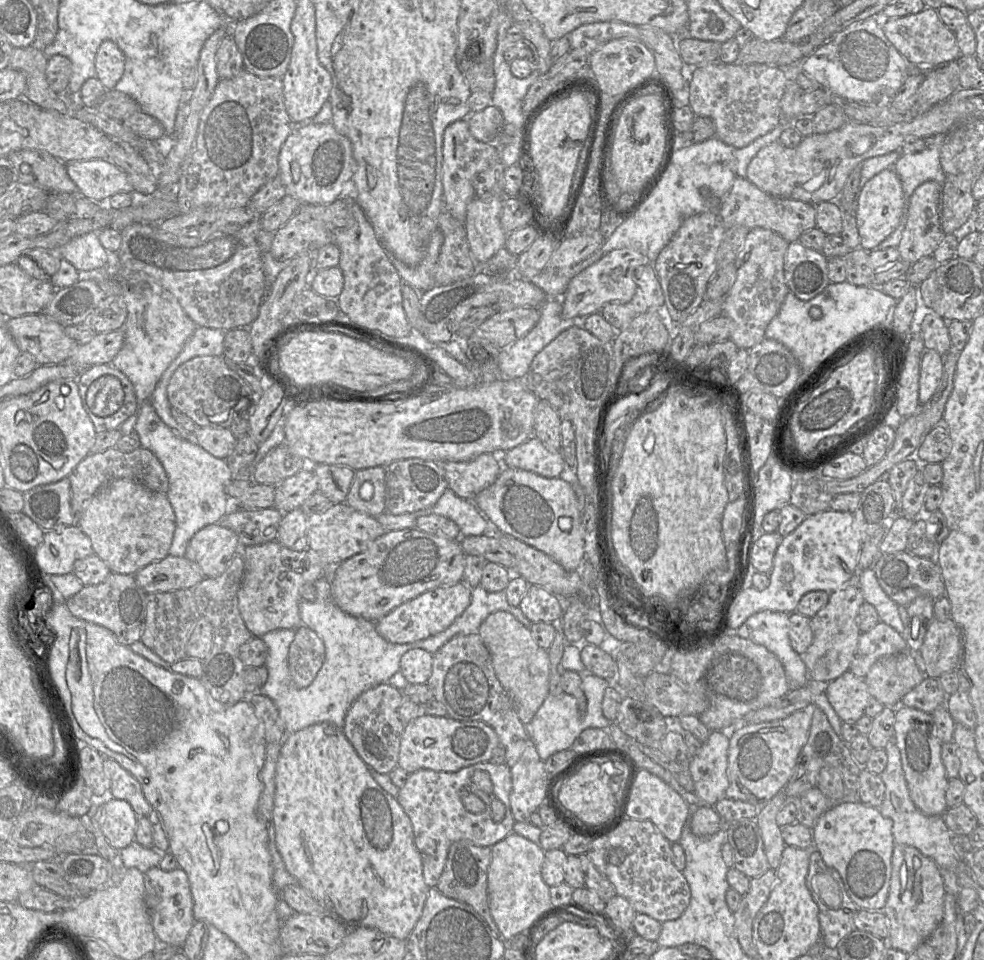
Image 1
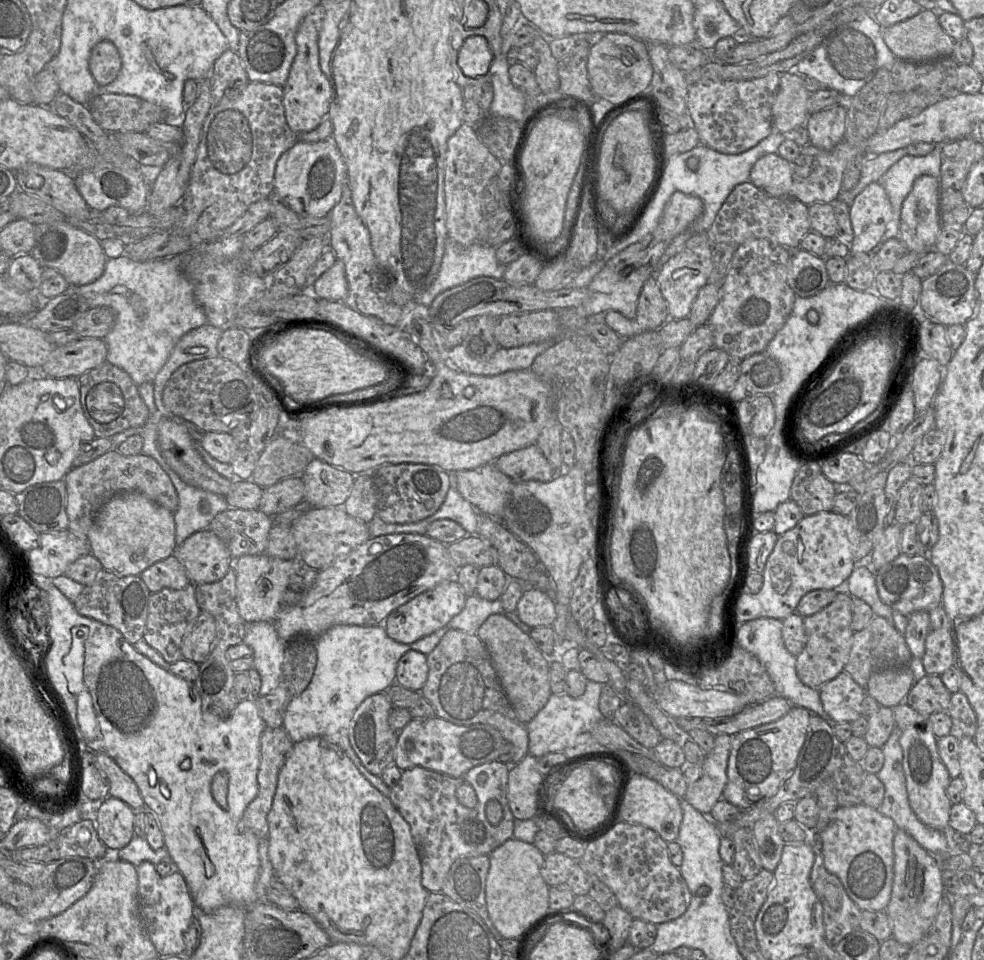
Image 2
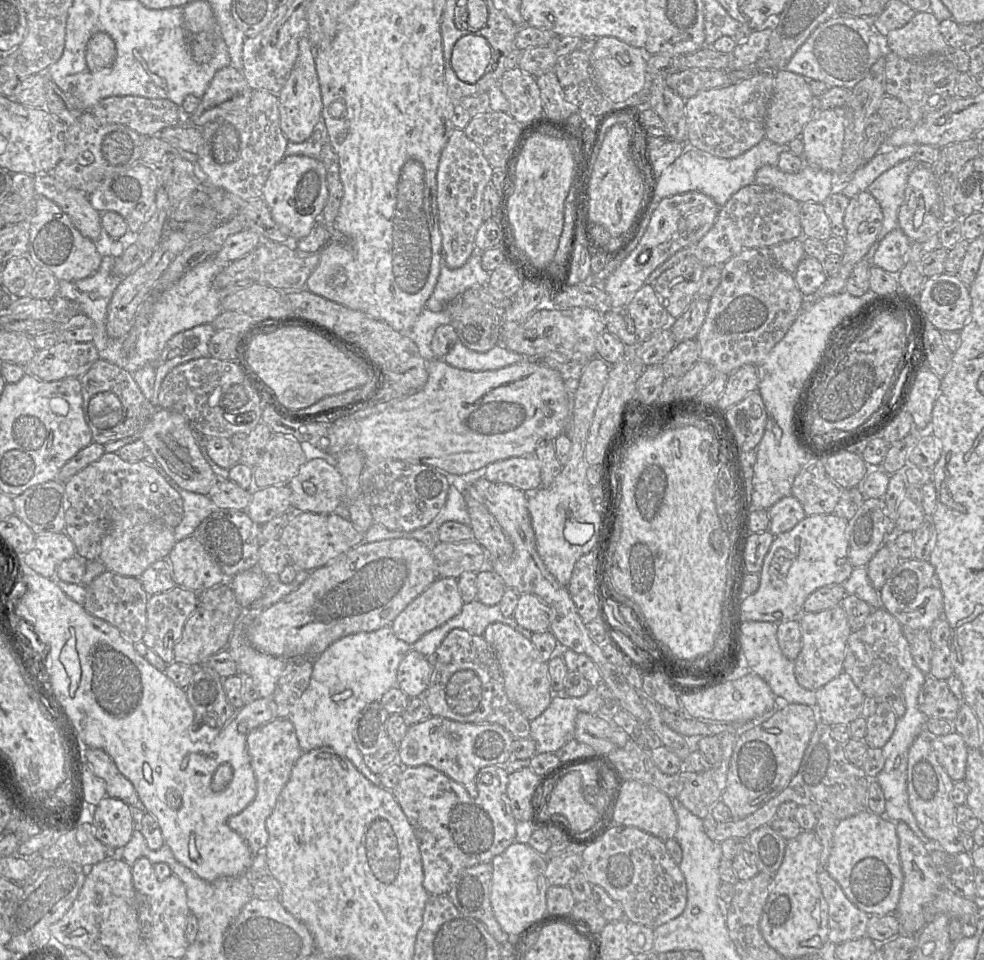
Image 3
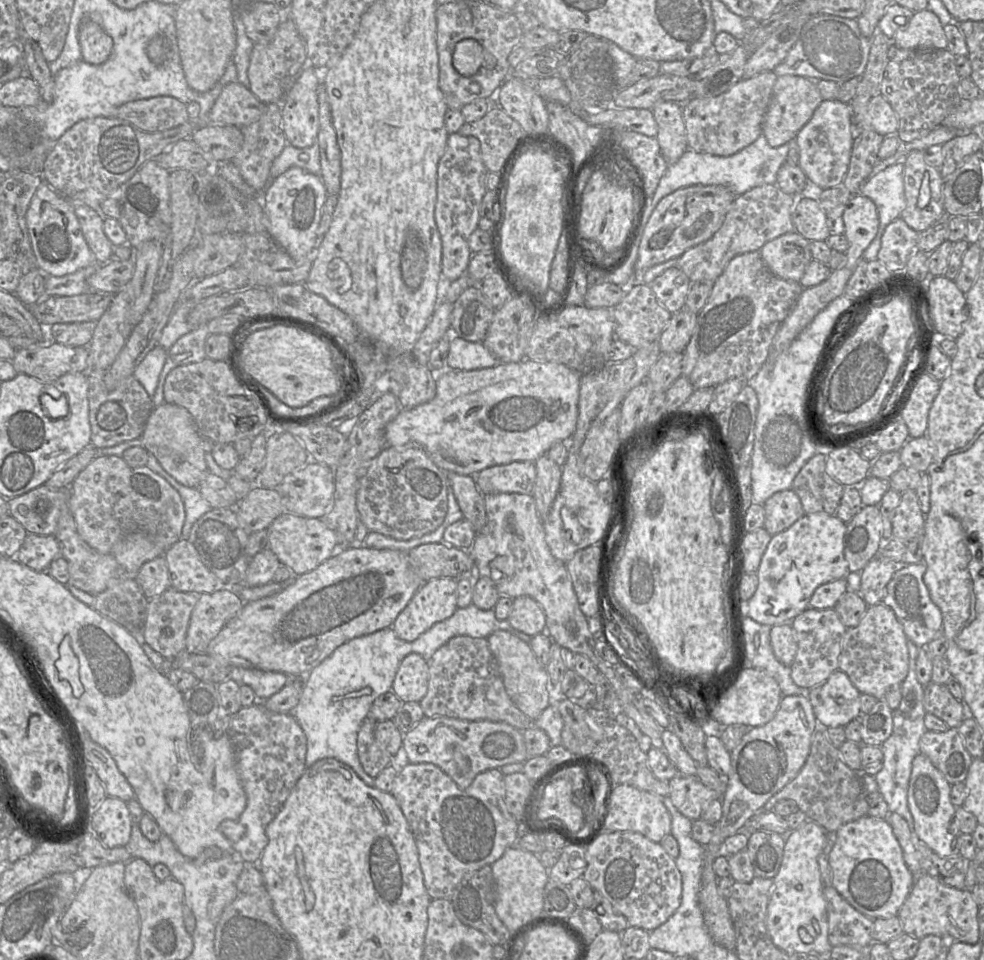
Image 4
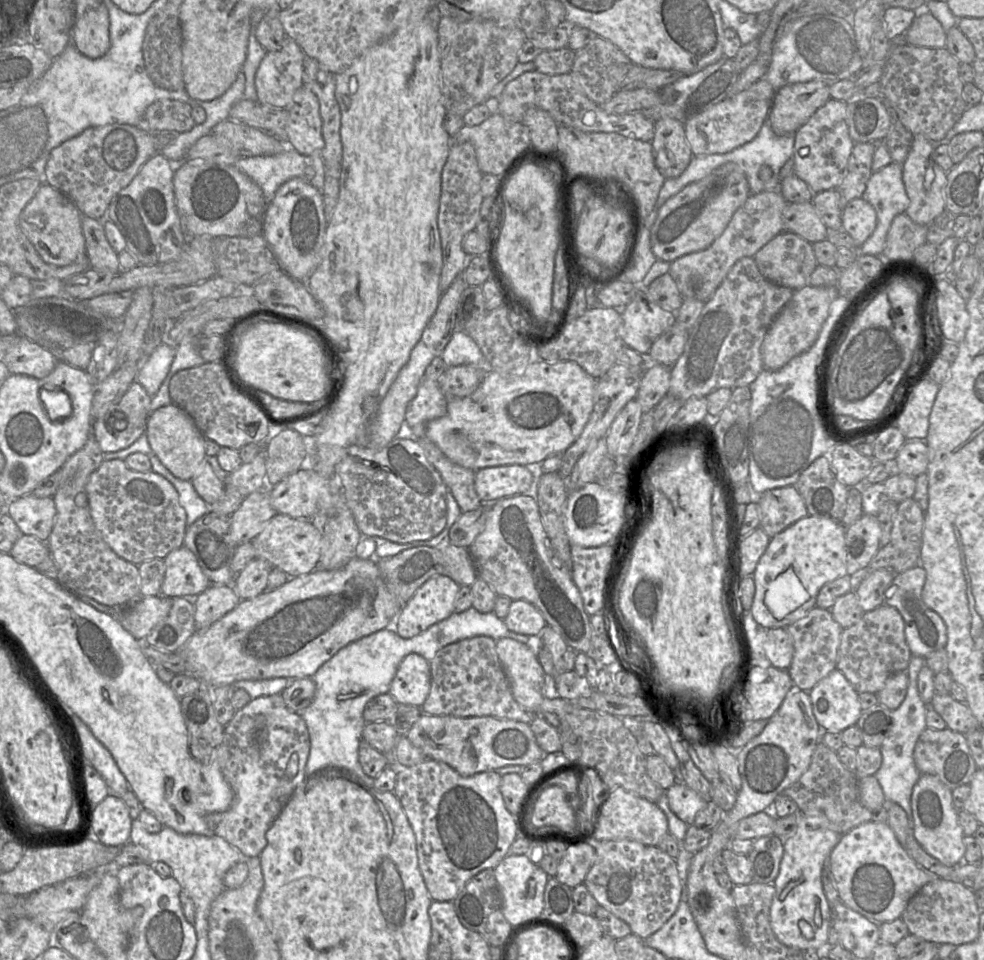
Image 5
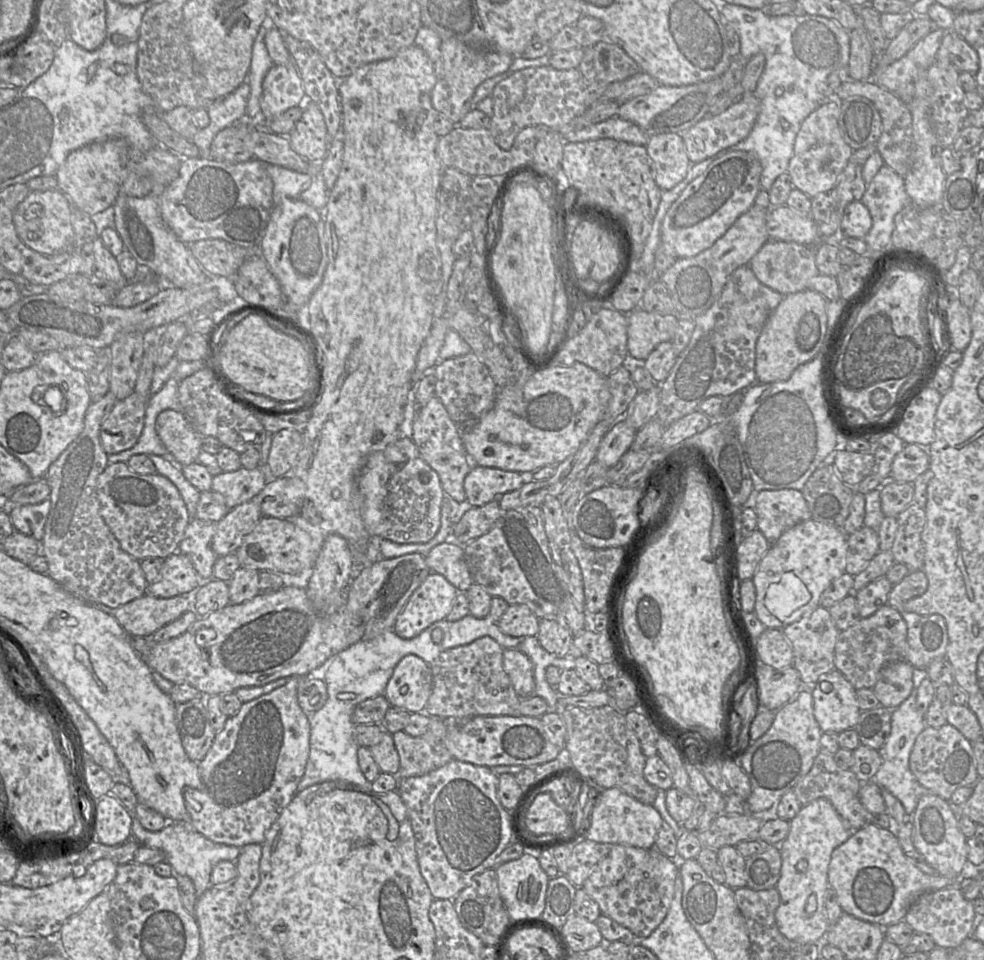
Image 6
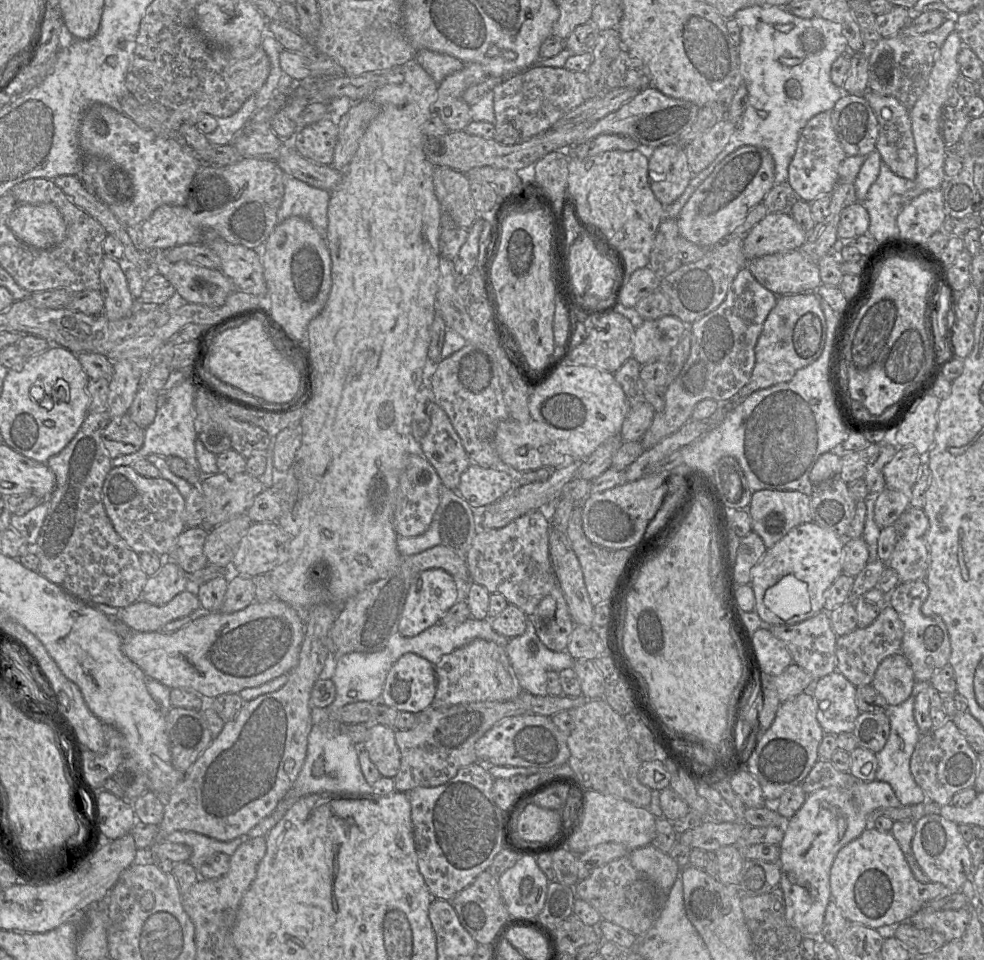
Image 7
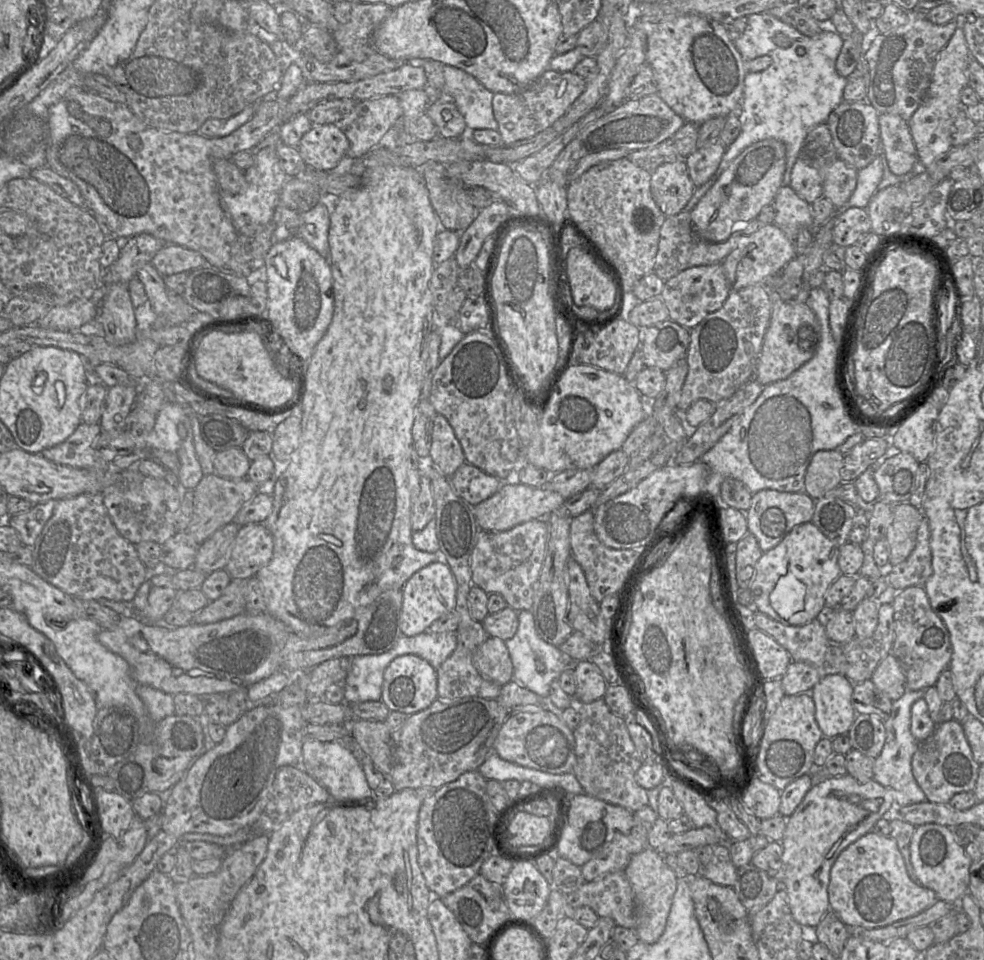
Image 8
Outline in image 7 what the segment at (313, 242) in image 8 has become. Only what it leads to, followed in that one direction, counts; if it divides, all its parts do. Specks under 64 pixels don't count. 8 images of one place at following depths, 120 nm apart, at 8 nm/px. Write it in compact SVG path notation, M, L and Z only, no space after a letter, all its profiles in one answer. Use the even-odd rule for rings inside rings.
M286 175L284 178L285 191L282 204L278 210L278 222L292 216L299 216L308 220L321 235L326 235L328 228L328 206L331 198L331 192L313 187L293 176Z

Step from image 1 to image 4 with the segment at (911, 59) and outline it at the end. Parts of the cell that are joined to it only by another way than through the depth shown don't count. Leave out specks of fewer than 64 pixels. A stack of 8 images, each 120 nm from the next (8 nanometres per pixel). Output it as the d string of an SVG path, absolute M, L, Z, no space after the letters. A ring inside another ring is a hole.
M929 9L914 12L906 28L895 33L893 44L909 50L935 50L948 47L940 19Z

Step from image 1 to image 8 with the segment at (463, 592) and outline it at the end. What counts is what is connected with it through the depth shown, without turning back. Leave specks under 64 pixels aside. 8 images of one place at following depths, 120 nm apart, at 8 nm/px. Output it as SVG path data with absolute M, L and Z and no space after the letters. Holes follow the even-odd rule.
M433 562L414 573L405 583L402 591L402 636L413 637L424 633L434 621L456 607L457 582L445 562Z

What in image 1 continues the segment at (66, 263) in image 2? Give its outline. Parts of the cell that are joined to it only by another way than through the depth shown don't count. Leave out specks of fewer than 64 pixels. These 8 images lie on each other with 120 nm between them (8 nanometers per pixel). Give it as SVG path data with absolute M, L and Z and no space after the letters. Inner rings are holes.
M89 232L72 239L56 253L80 273L99 269L108 264L110 258L110 253L104 249L96 232Z

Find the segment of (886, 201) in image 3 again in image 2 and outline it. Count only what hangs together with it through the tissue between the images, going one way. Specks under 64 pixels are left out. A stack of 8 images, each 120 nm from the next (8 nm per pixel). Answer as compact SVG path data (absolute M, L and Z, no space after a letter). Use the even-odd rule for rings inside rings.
M941 146L926 156L905 155L893 164L878 181L885 189L890 200L893 217L886 225L886 230L878 244L868 253L872 257L885 242L891 238L899 237L900 214L902 203L911 191L913 183L921 175L940 176L942 164Z

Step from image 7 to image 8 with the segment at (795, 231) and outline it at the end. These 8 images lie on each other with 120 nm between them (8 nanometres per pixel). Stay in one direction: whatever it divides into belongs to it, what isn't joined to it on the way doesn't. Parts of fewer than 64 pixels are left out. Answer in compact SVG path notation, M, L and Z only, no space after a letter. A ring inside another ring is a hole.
M774 223L772 224L767 224L767 225L762 225L756 232L744 236L740 239L740 242L738 246L722 261L722 265L724 268L724 272L726 275L726 278L730 284L731 290L739 290L748 286L753 286L753 285L765 285L766 282L768 282L773 276L780 274L780 272L784 269L784 267L796 256L796 248L795 248L795 241L790 240L786 234Z

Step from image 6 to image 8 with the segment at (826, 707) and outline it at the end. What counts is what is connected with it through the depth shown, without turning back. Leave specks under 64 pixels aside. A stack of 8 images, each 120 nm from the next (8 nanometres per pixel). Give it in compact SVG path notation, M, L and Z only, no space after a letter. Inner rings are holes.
M828 671L812 688L815 720L824 737L848 733L857 715L852 704L854 685L845 675Z

